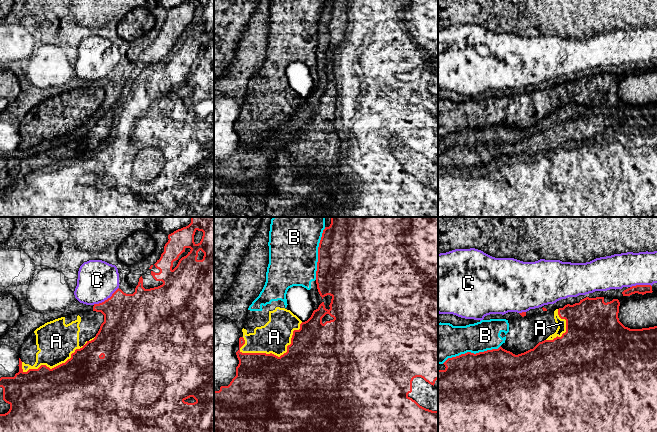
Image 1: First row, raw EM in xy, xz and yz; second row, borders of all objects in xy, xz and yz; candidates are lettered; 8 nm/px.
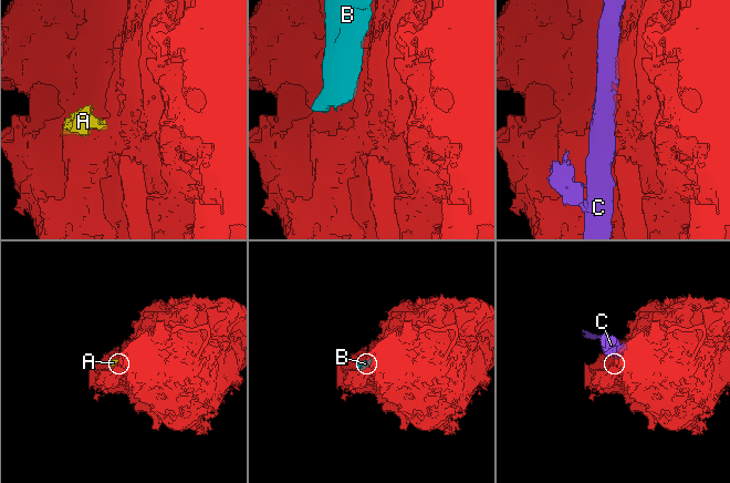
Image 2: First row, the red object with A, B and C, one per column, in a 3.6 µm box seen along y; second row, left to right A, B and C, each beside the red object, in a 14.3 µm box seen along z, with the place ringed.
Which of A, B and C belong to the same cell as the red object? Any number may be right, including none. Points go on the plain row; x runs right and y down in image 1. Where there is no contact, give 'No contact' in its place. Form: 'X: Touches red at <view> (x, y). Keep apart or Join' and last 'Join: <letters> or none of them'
A: Touches red at xz (277, 132). Keep apart
B: Touches red at yz (471, 129). Keep apart
C: Touches red at xy (107, 75). Keep apart
Join: none of them

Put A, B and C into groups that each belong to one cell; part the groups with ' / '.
A B / C

